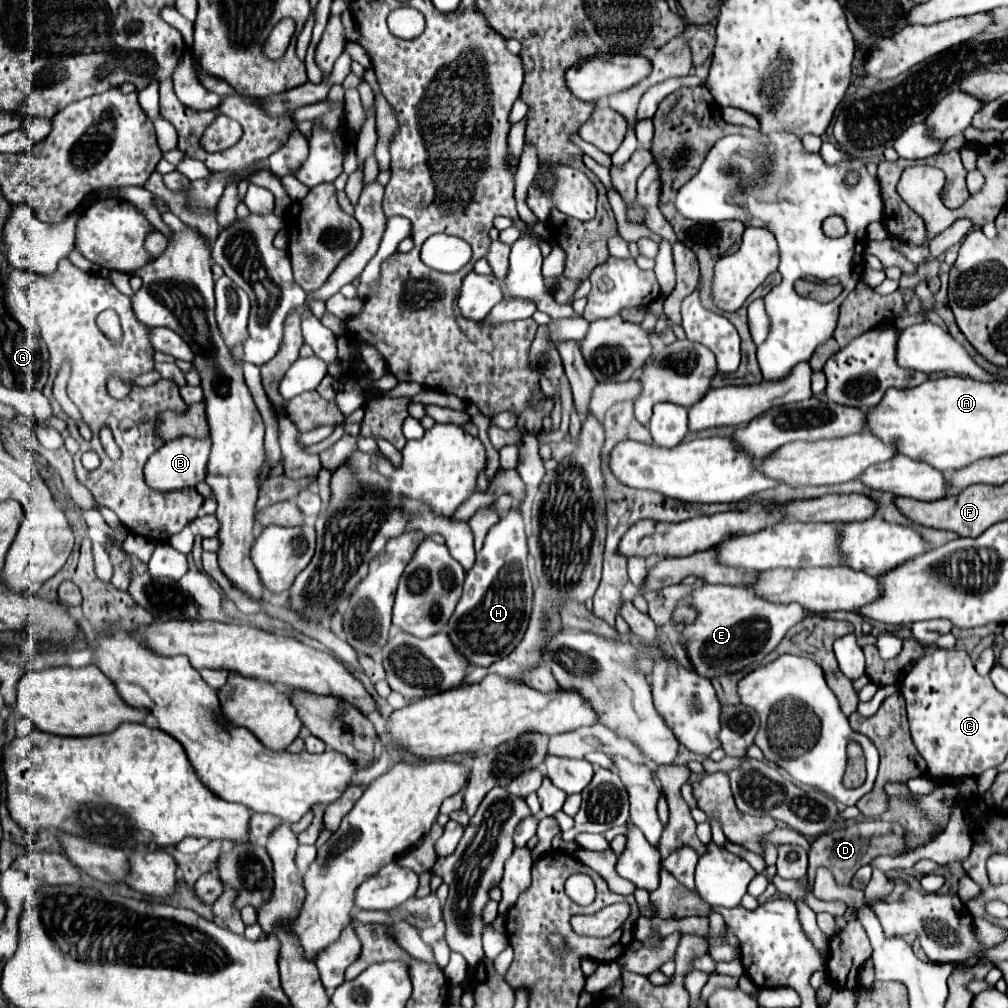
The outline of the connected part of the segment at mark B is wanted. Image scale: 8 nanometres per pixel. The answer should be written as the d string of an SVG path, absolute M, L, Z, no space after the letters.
M175 438L163 444L145 464L145 480L155 490L179 490L187 486L195 486L197 482L203 482L207 476L207 460L209 460L211 440L209 438Z

